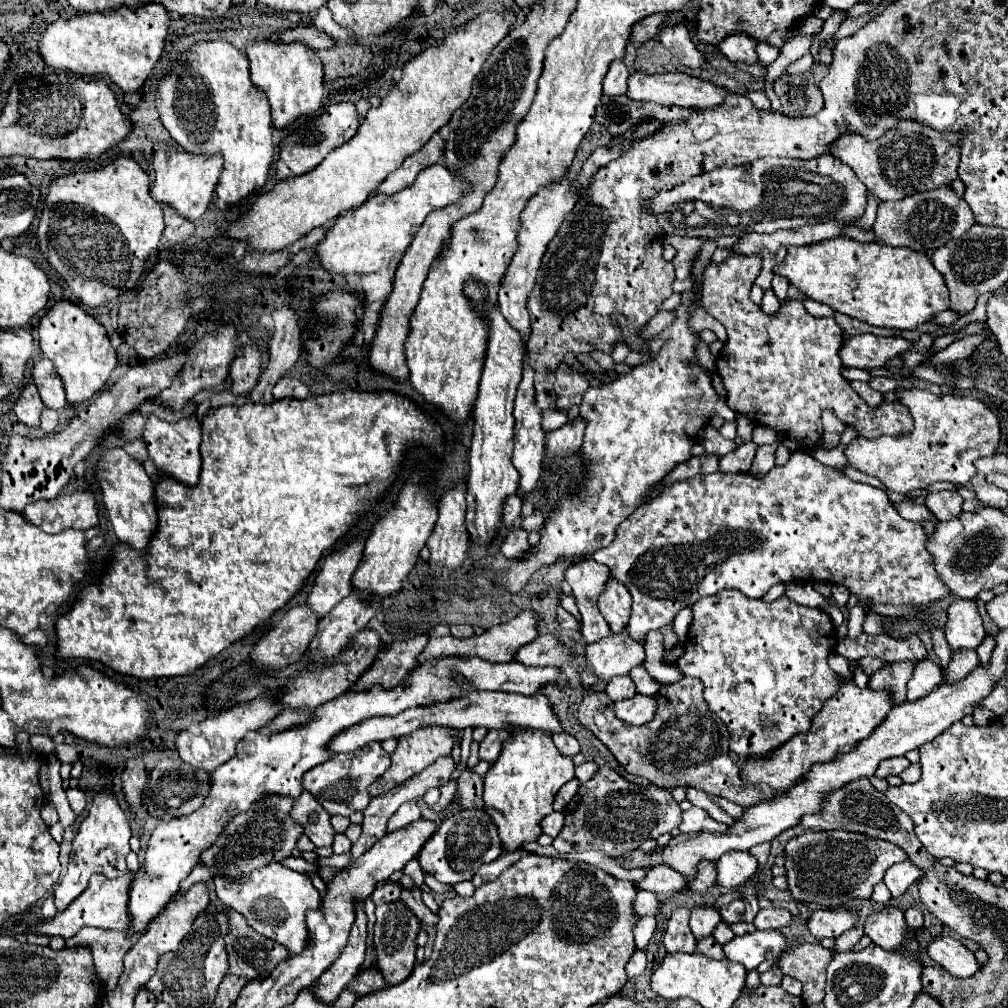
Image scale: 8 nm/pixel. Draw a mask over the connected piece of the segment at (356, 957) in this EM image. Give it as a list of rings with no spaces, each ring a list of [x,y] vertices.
[[[355,900],[355,922],[349,932],[347,946],[341,956],[321,974],[321,980],[315,984],[315,994],[327,1002],[335,1002],[341,990],[357,974],[359,966],[365,962],[367,952],[367,914],[365,900]]]

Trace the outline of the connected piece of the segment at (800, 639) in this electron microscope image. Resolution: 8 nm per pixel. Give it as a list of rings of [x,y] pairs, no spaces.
[[[739,590],[717,592],[715,596],[697,600],[691,608],[695,618],[685,640],[685,654],[677,660],[677,666],[685,676],[695,676],[705,684],[707,706],[725,722],[731,734],[729,748],[739,756],[739,764],[747,758],[761,760],[793,736],[809,732],[823,702],[841,688],[837,674],[827,664],[837,644],[831,616],[821,608],[801,606],[787,596],[765,602],[761,598],[749,598]]]

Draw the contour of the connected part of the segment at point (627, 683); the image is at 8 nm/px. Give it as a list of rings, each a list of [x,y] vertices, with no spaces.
[[[615,676],[605,692],[609,694],[611,700],[621,700],[621,698],[631,698],[635,694],[635,682],[629,676]]]

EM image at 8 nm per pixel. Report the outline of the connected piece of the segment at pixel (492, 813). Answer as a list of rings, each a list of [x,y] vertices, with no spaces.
[[[509,728],[513,736],[503,744],[501,756],[485,776],[485,812],[493,820],[503,852],[515,852],[525,842],[537,842],[543,834],[541,820],[553,812],[553,800],[559,788],[575,776],[571,758],[561,756],[551,736],[543,730]]]

